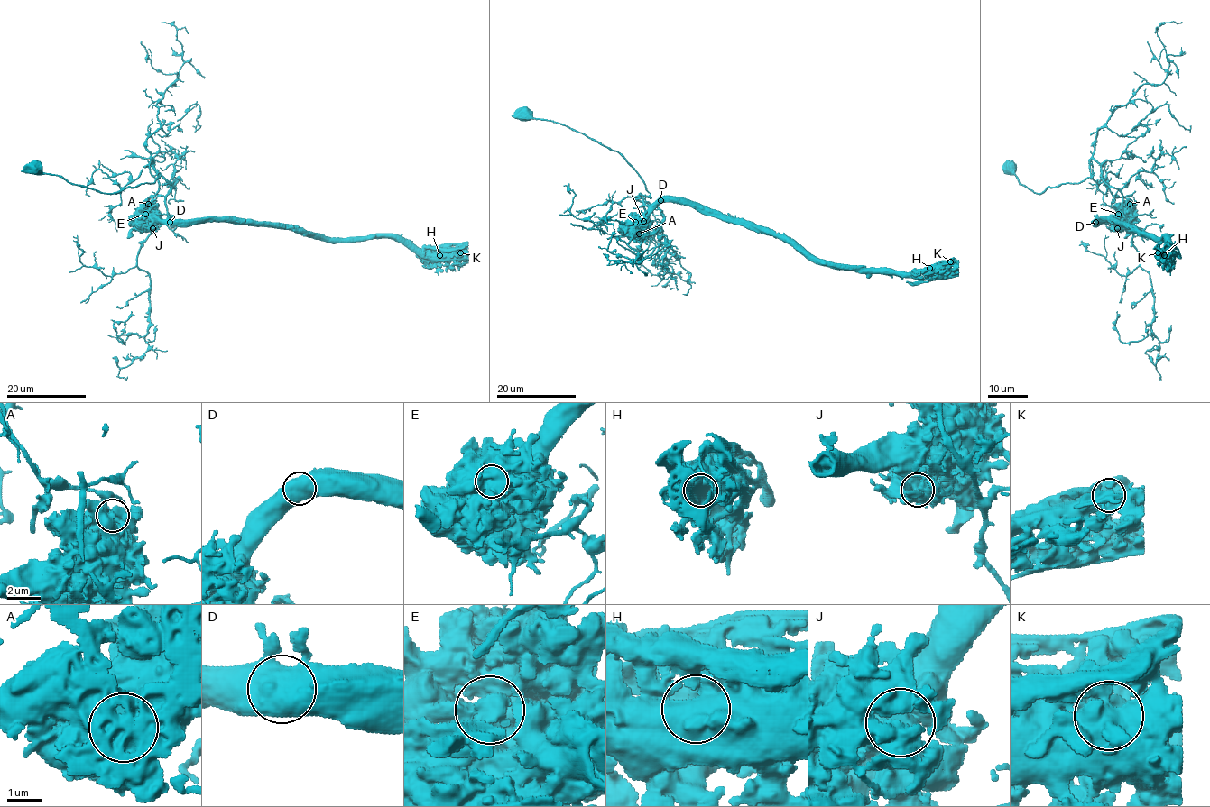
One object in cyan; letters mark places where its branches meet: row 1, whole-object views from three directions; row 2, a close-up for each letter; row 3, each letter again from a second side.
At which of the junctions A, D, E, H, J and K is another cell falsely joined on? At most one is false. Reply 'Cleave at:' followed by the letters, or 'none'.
Cleave at: A

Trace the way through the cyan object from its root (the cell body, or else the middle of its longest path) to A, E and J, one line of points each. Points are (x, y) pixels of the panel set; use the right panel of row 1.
A: (1011, 164), (1021, 184), (1041, 193), (1048, 187), (1091, 178), (1093, 159), (1109, 191), (1130, 204)
E: (1011, 164), (1021, 184), (1041, 193), (1048, 187), (1091, 178), (1093, 159), (1100, 167), (1118, 214)
J: (1011, 164), (1021, 184), (1041, 193), (1048, 187), (1091, 178), (1093, 159), (1119, 210), (1117, 228)

